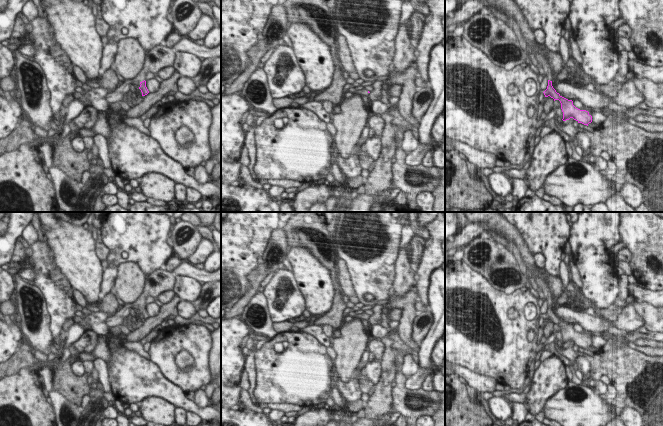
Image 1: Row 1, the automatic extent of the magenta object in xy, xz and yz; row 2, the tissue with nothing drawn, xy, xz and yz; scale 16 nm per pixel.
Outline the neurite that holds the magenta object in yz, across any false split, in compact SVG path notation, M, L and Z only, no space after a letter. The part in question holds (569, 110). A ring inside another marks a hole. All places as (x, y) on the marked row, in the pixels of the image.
M538 51L534 54L535 58L538 61L540 67L542 67L545 71L545 75L548 77L548 86L547 89L543 92L545 97L550 96L555 100L559 100L561 103L561 109L563 112L563 121L569 120L573 118L578 123L582 123L587 125L592 122L592 116L586 110L580 110L573 105L572 100L568 100L562 97L552 86L552 70L550 68L547 57L543 53L539 53Z

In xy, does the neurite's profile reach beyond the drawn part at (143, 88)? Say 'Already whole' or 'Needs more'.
Needs more.

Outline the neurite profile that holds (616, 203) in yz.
M616 192L606 201L609 212L636 212L635 209L626 204L620 192Z

